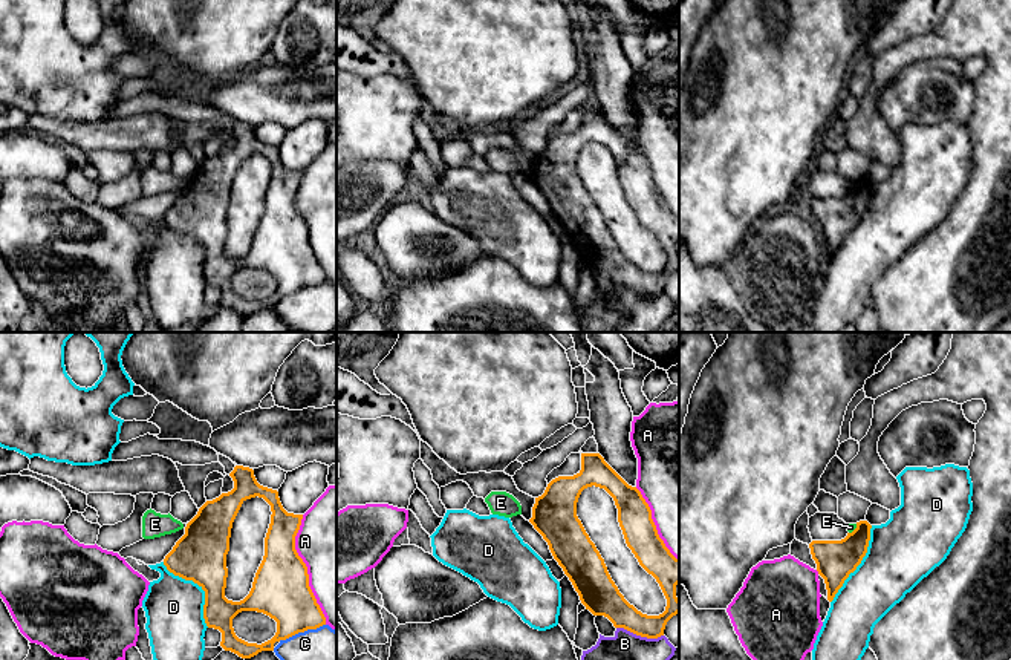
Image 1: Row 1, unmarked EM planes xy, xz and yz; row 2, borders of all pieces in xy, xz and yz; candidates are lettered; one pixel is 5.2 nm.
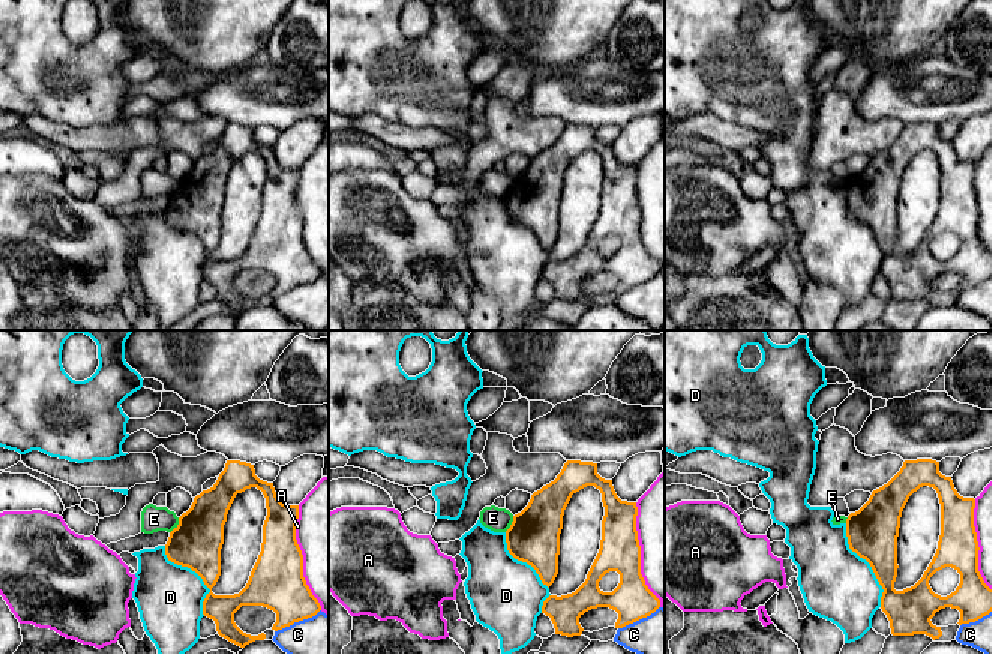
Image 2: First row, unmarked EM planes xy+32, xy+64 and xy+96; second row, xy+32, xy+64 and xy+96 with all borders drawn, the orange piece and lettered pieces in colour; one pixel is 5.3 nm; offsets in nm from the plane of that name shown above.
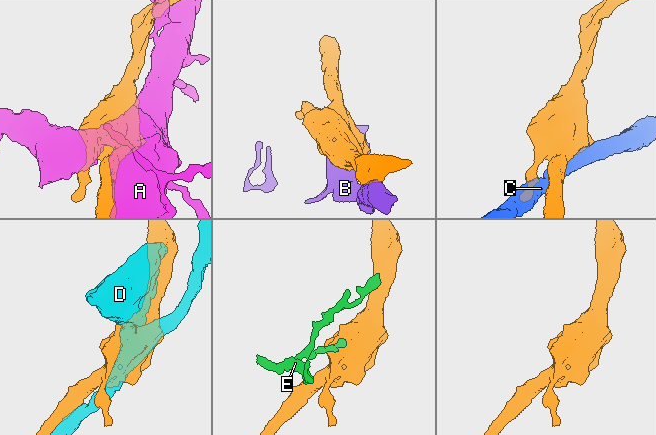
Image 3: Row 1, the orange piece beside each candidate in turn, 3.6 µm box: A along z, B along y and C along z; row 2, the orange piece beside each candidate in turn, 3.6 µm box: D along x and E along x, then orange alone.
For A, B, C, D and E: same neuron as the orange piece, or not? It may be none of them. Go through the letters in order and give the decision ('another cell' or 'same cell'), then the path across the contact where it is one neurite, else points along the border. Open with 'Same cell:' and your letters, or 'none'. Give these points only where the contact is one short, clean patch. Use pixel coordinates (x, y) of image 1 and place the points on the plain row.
Same cell: none
A: another cell
B: another cell
C: another cell
D: another cell
E: another cell | along yz (857, 181), (849, 190)

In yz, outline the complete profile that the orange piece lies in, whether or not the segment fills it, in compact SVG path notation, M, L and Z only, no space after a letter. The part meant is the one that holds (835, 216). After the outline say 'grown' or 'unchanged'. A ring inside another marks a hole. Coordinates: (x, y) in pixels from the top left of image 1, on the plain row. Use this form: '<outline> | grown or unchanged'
M860 178L857 185L841 198L812 198L809 201L817 228L824 236L829 259L866 213L870 185L867 178Z | unchanged

